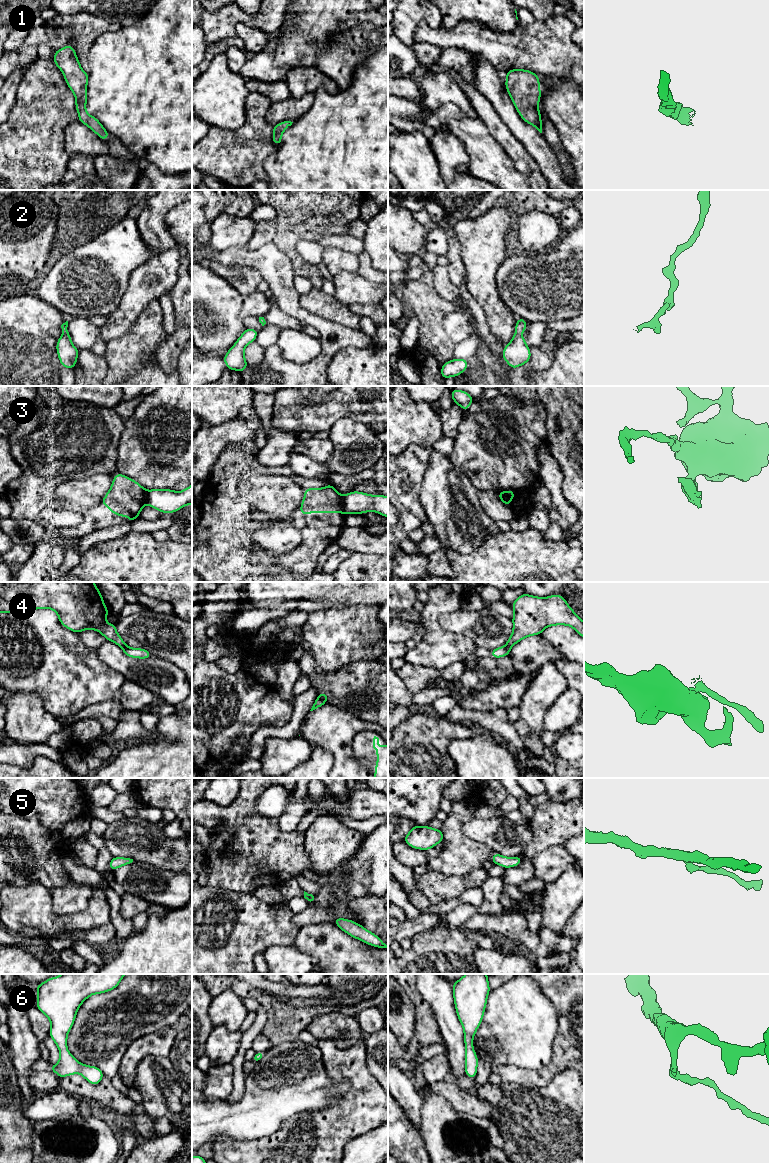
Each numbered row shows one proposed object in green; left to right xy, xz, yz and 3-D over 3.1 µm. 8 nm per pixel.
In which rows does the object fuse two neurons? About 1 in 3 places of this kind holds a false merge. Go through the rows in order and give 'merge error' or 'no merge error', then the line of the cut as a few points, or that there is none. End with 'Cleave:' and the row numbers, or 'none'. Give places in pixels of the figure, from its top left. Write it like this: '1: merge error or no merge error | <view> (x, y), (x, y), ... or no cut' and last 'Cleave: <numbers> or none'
1: no merge error | no cut
2: no merge error | no cut
3: merge error | xz (341, 496), (344, 512)
4: merge error | xz (318, 697), (325, 702)
5: no merge error | no cut
6: no merge error | no cut
Cleave: 3, 4

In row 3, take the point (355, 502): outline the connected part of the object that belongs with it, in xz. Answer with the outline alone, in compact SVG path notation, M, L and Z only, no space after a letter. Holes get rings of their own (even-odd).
M352 491L344 496L344 514L362 514L374 511L388 518L388 497L383 495L369 495L366 493Z

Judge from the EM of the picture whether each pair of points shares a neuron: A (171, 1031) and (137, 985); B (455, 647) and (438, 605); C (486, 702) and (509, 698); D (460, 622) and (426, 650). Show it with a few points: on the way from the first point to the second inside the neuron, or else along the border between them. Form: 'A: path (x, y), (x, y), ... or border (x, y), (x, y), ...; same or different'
A: border (181, 1015), (174, 1023), (146, 1035); different
B: path (444, 638), (433, 627), (433, 616); same
C: path (492, 698), (503, 698); same
D: border (437, 617), (438, 623), (445, 630), (471, 638); different

